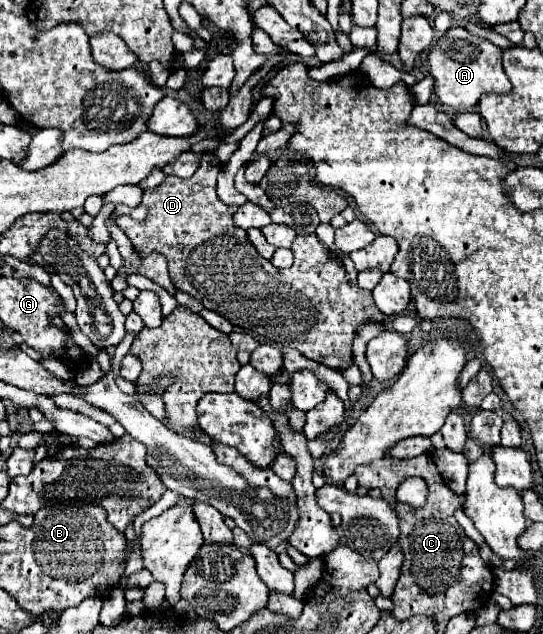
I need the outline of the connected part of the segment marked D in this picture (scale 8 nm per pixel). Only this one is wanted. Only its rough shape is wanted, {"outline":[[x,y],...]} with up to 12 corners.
{"outline":[[219,161],[145,189],[117,225],[177,289],[347,369],[383,321],[317,235],[277,269],[233,225]]}

